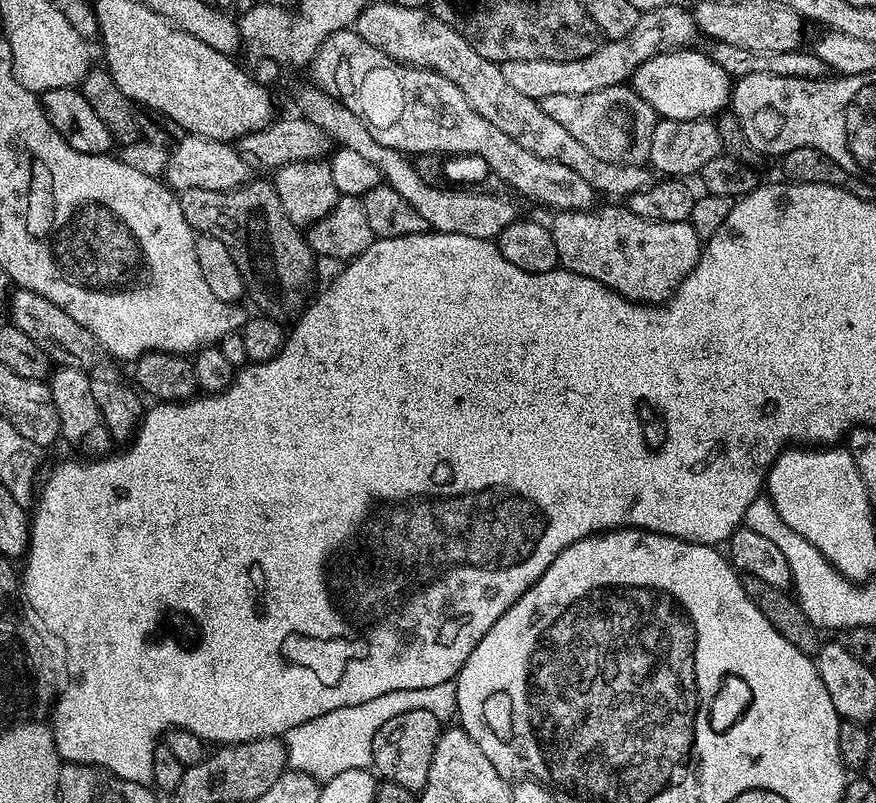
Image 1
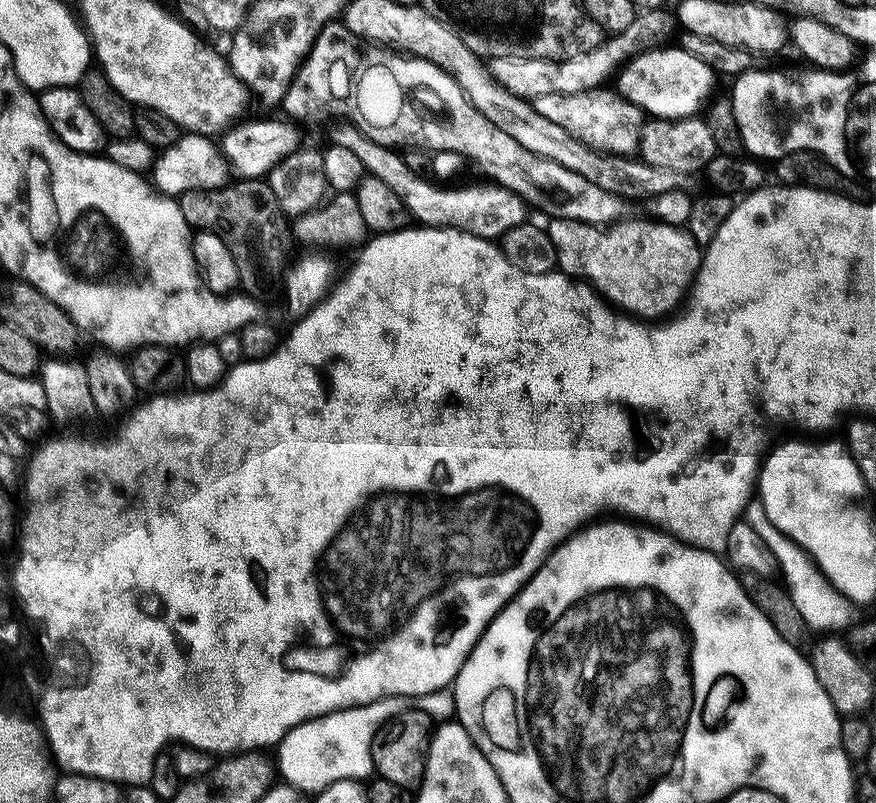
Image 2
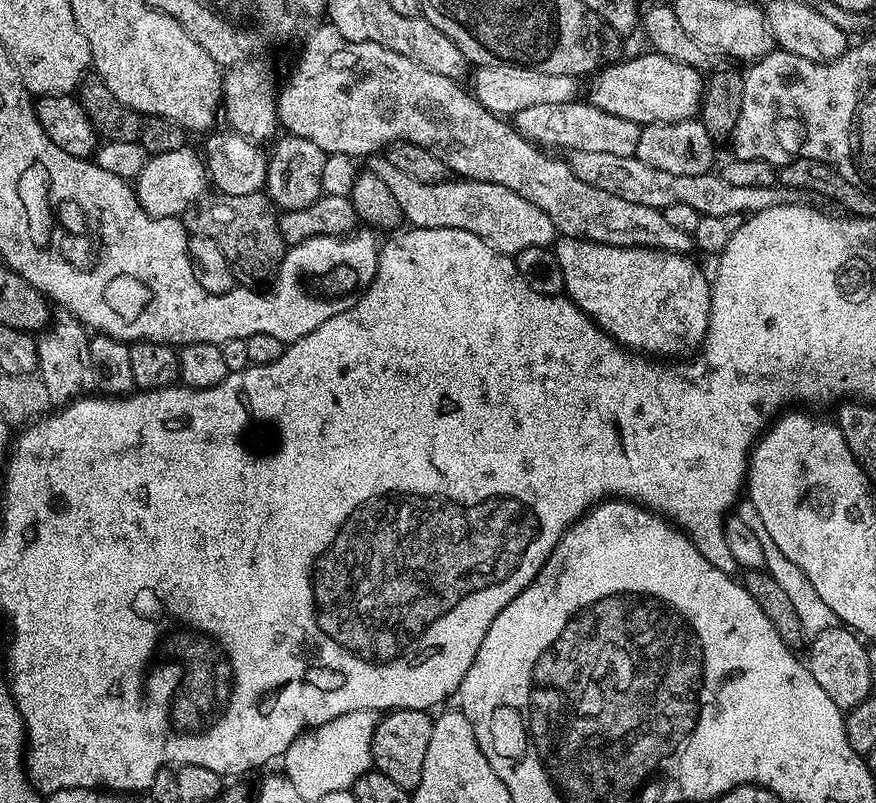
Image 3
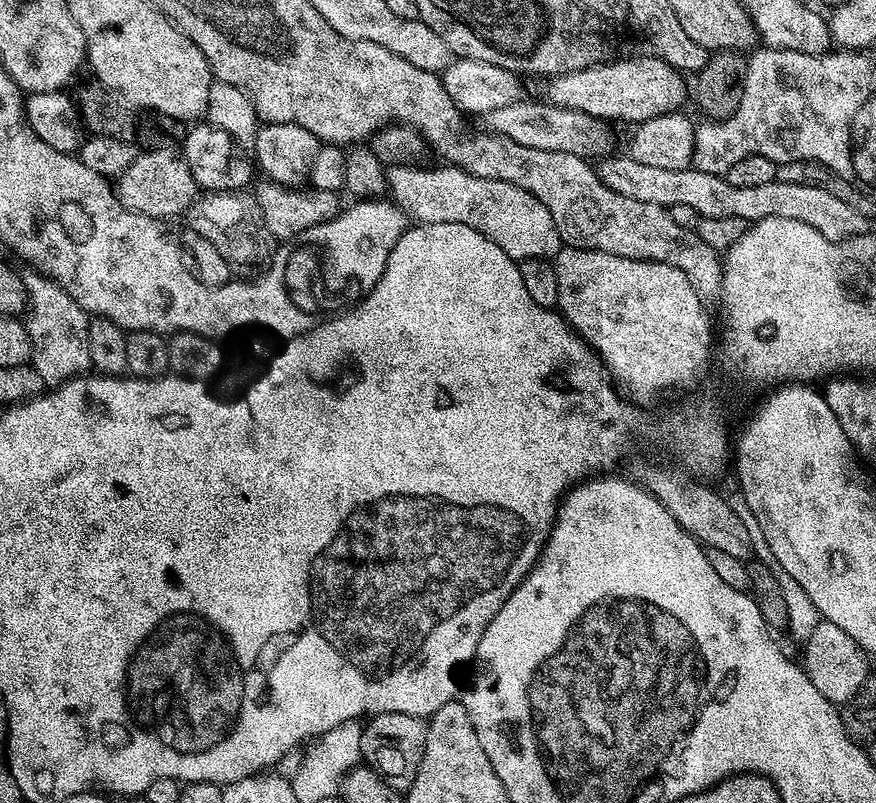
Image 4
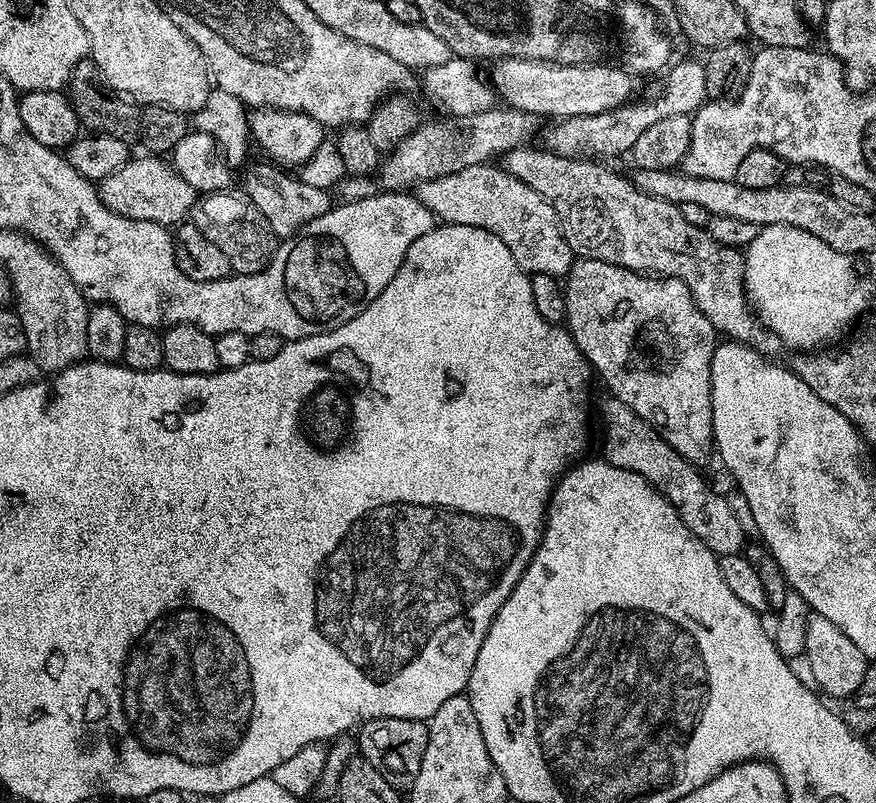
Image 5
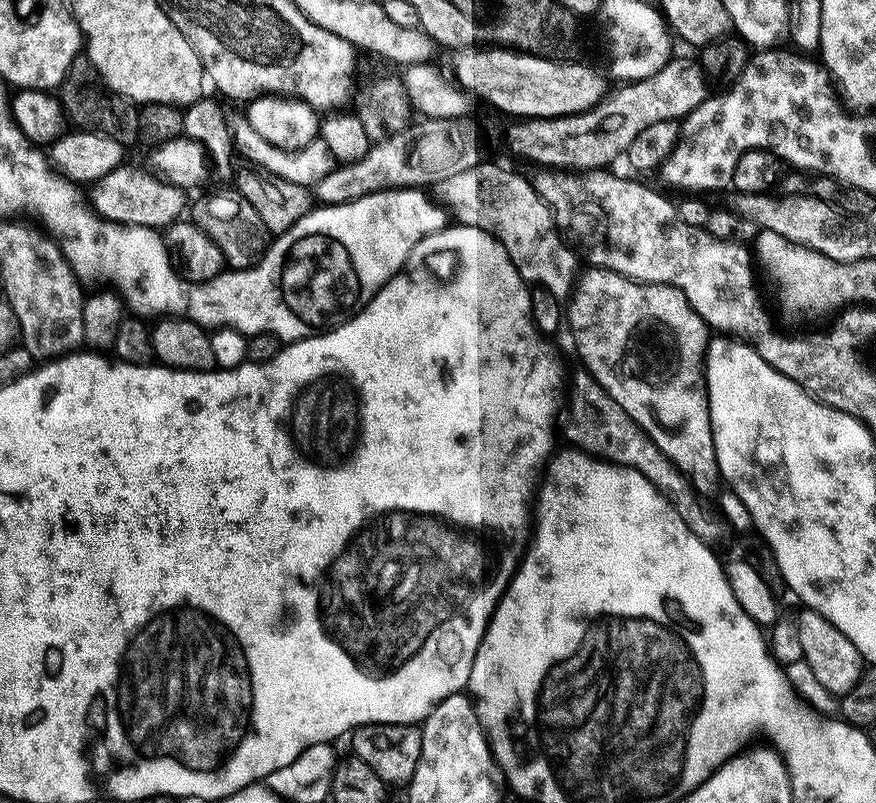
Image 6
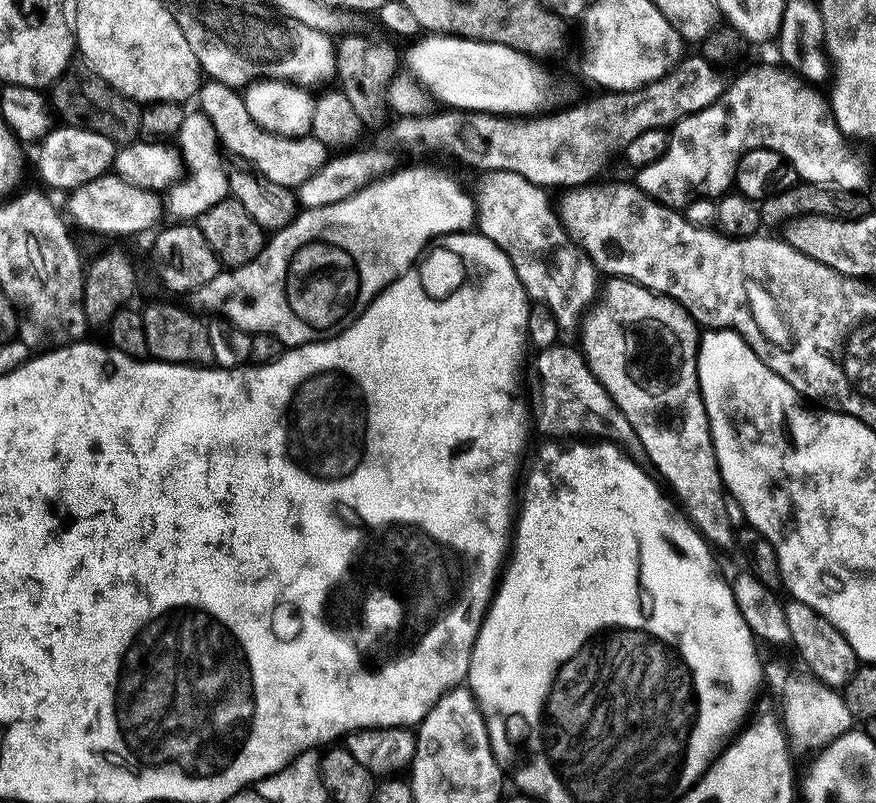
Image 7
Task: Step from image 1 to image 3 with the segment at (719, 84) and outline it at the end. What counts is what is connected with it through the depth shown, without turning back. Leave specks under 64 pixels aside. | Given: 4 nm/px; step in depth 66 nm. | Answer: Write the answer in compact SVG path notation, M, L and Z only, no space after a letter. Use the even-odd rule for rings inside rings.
M648 50L645 53L645 56L620 60L609 68L601 67L587 81L587 103L598 106L598 110L606 110L606 114L618 114L618 118L626 118L641 126L695 117L700 107L700 92L704 88L701 73L657 52Z

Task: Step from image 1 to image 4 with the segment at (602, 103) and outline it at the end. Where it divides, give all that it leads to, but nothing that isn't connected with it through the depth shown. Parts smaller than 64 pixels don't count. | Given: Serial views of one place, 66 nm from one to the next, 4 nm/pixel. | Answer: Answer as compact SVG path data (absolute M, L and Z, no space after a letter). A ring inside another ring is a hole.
M523 104L498 106L498 110L483 113L483 127L495 135L518 142L518 146L530 146L534 150L565 152L585 158L603 158L613 151L612 132L608 129L611 127L605 121L557 104Z

